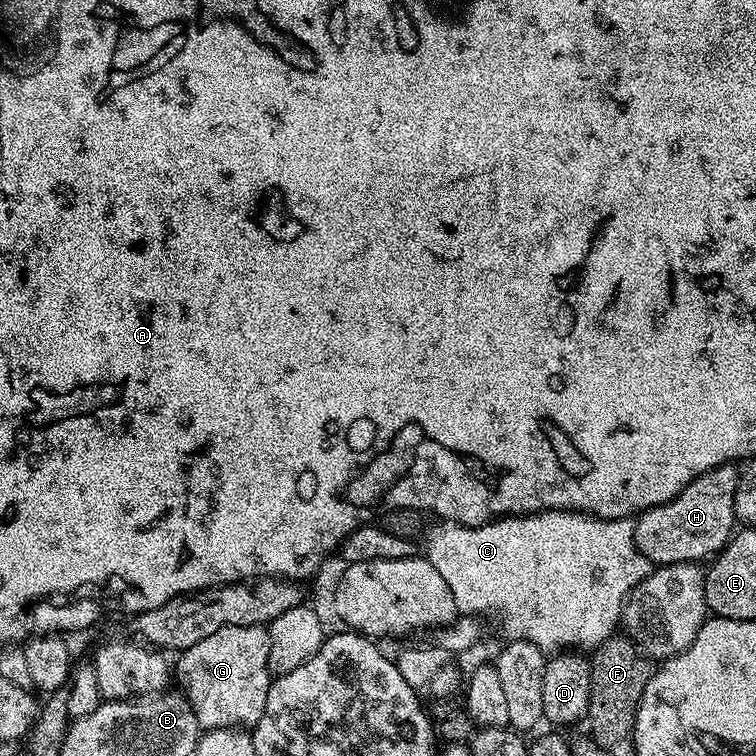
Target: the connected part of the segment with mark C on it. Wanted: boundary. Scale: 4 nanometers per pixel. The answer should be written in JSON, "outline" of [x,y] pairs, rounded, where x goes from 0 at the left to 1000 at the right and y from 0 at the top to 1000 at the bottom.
{"outline":[[[729,676],[673,680],[626,698],[597,690],[581,696],[565,705],[563,738],[595,775],[604,811],[631,817],[657,815],[672,847],[694,847],[721,865],[788,858],[811,840],[810,829],[821,824],[827,794],[860,755],[858,741],[841,725],[841,696],[835,687],[798,688],[772,677]]]}

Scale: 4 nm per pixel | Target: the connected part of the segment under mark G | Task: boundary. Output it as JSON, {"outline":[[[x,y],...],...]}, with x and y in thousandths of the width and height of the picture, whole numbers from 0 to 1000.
{"outline":[[[299,828],[278,844],[267,844],[267,849],[257,849],[257,854],[245,857],[237,864],[230,878],[230,889],[238,893],[237,909],[241,918],[251,929],[257,944],[262,950],[266,964],[315,963],[332,966],[347,950],[347,939],[352,939],[352,918],[357,913],[361,896],[354,888],[357,870],[357,844],[349,828]]]}

